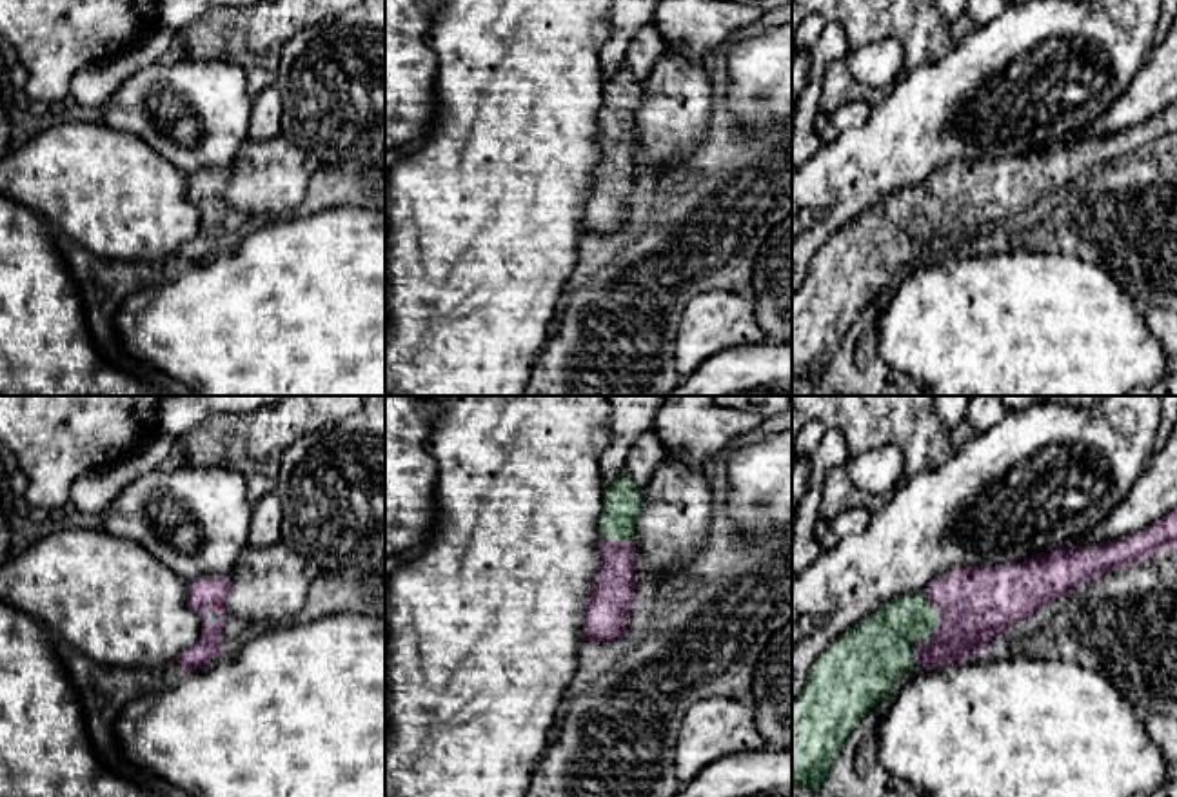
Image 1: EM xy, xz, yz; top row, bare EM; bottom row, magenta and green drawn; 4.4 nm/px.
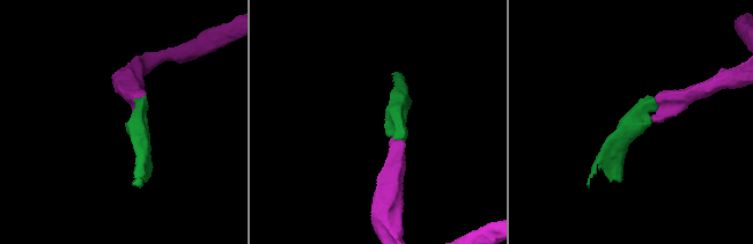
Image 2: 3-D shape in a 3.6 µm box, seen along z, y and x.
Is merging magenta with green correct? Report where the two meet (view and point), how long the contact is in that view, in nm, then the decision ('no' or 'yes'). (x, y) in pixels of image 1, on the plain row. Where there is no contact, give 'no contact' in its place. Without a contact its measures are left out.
yz (938, 206) | 200 nm | yes

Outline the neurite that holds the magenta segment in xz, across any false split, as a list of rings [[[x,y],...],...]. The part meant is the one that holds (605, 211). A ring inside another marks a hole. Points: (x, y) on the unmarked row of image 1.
[[[627,62],[605,80],[599,125],[601,160],[592,171],[590,191],[583,207],[585,234],[612,234],[628,220],[634,196],[634,123],[643,100],[643,84]]]

